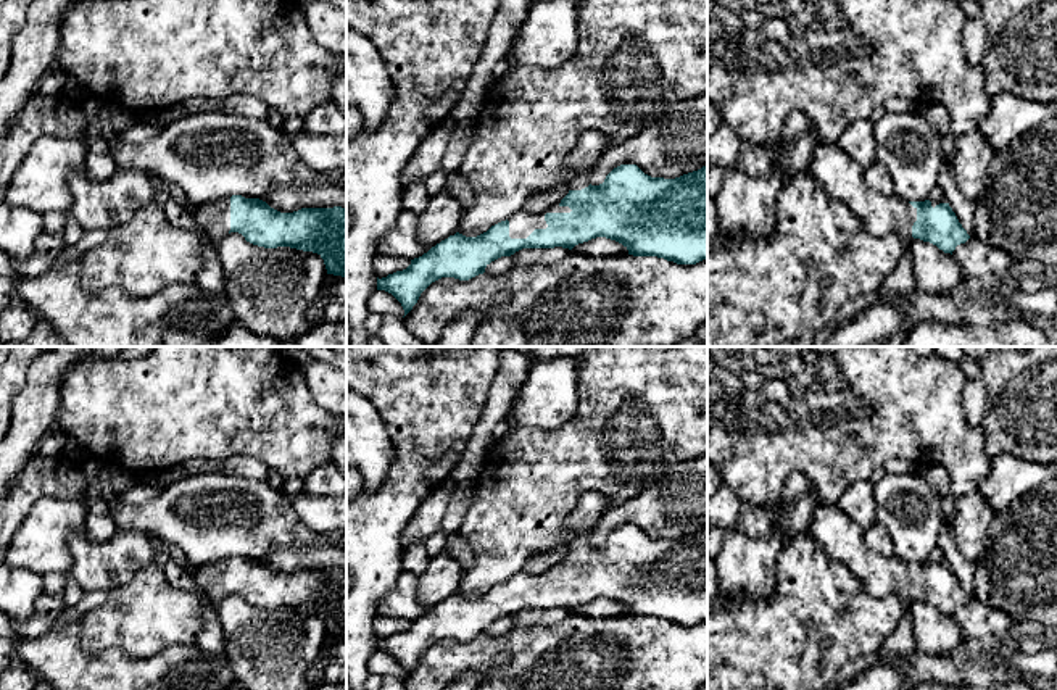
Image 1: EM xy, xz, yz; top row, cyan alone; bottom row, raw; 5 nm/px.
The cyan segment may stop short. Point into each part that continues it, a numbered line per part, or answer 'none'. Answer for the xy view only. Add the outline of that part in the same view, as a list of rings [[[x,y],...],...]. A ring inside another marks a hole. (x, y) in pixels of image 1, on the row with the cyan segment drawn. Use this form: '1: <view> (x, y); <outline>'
1: xy (213, 218); [[[230,197],[193,205],[197,226],[213,240],[222,240],[230,231]]]

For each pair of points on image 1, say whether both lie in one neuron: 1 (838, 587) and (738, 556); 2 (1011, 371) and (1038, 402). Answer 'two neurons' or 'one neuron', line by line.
1: two neurons
2: one neuron

